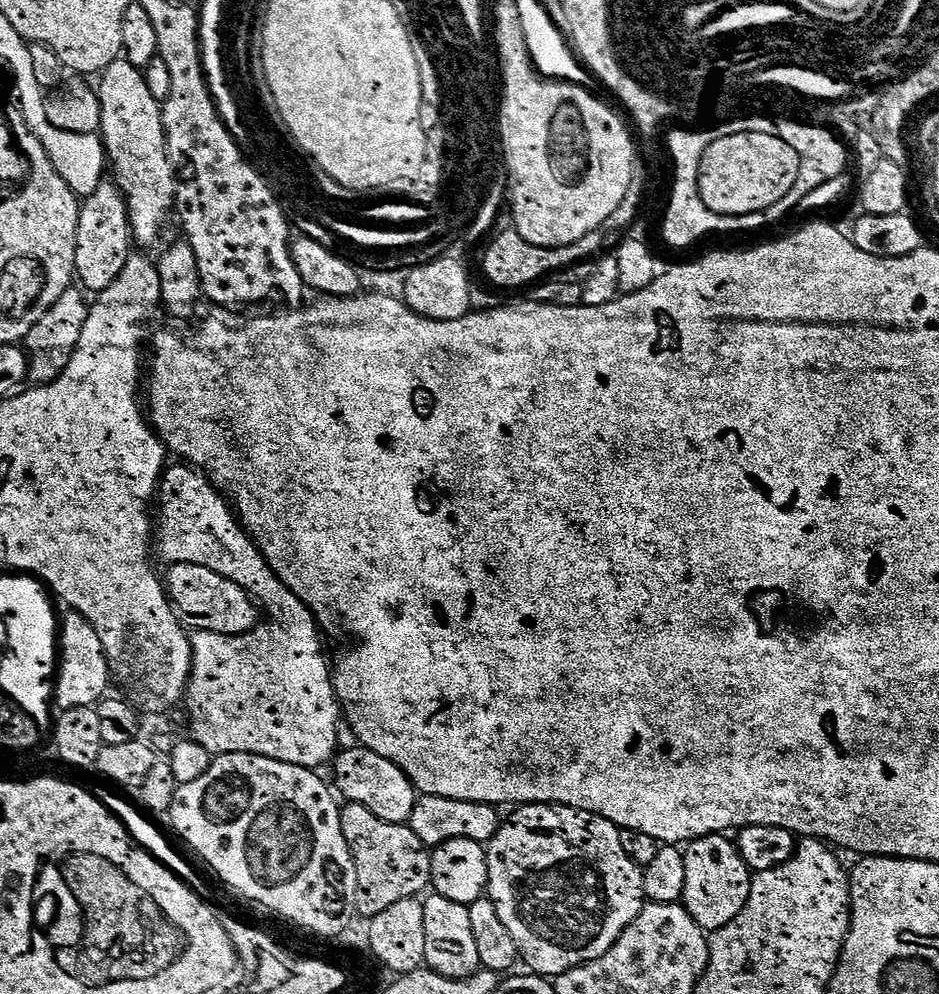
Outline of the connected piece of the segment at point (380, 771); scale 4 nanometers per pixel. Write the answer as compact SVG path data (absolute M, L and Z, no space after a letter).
M357 746L343 749L335 757L337 793L349 804L366 806L370 814L378 814L382 822L394 822L395 824L408 824L412 819L412 811L418 799L416 787L412 780L390 758L382 758L382 754L374 754L374 750Z

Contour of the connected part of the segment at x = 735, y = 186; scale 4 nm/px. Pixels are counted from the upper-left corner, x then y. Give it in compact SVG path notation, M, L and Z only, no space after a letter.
M742 133L722 138L709 146L701 158L699 186L702 202L723 216L755 217L762 210L774 206L774 202L782 202L782 198L790 194L790 186L794 186L794 178L798 178L801 163L801 156L784 141L783 135Z

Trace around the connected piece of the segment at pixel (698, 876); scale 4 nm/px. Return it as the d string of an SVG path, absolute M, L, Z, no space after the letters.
M724 834L703 836L691 841L683 849L686 858L686 890L682 903L690 918L694 918L694 922L698 922L698 926L702 926L709 934L738 918L752 889L754 873L742 858L739 847L728 839Z

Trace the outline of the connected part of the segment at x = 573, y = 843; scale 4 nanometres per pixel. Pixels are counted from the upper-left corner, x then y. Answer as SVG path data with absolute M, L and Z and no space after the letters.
M521 804L513 812L516 813L509 820L507 817L501 823L500 829L494 834L494 838L489 840L486 845L488 853L488 890L486 896L487 899L494 902L494 910L498 910L498 918L502 918L506 930L510 930L510 938L514 938L520 951L520 960L523 963L528 963L532 967L529 969L535 975L555 978L570 971L571 968L577 968L579 964L585 964L602 954L606 954L612 949L614 942L618 942L620 935L628 929L630 922L634 922L634 918L638 918L638 914L644 909L646 903L644 887L642 886L644 870L634 862L630 862L626 850L622 850L620 829L617 828L616 824L598 814L561 804Z

